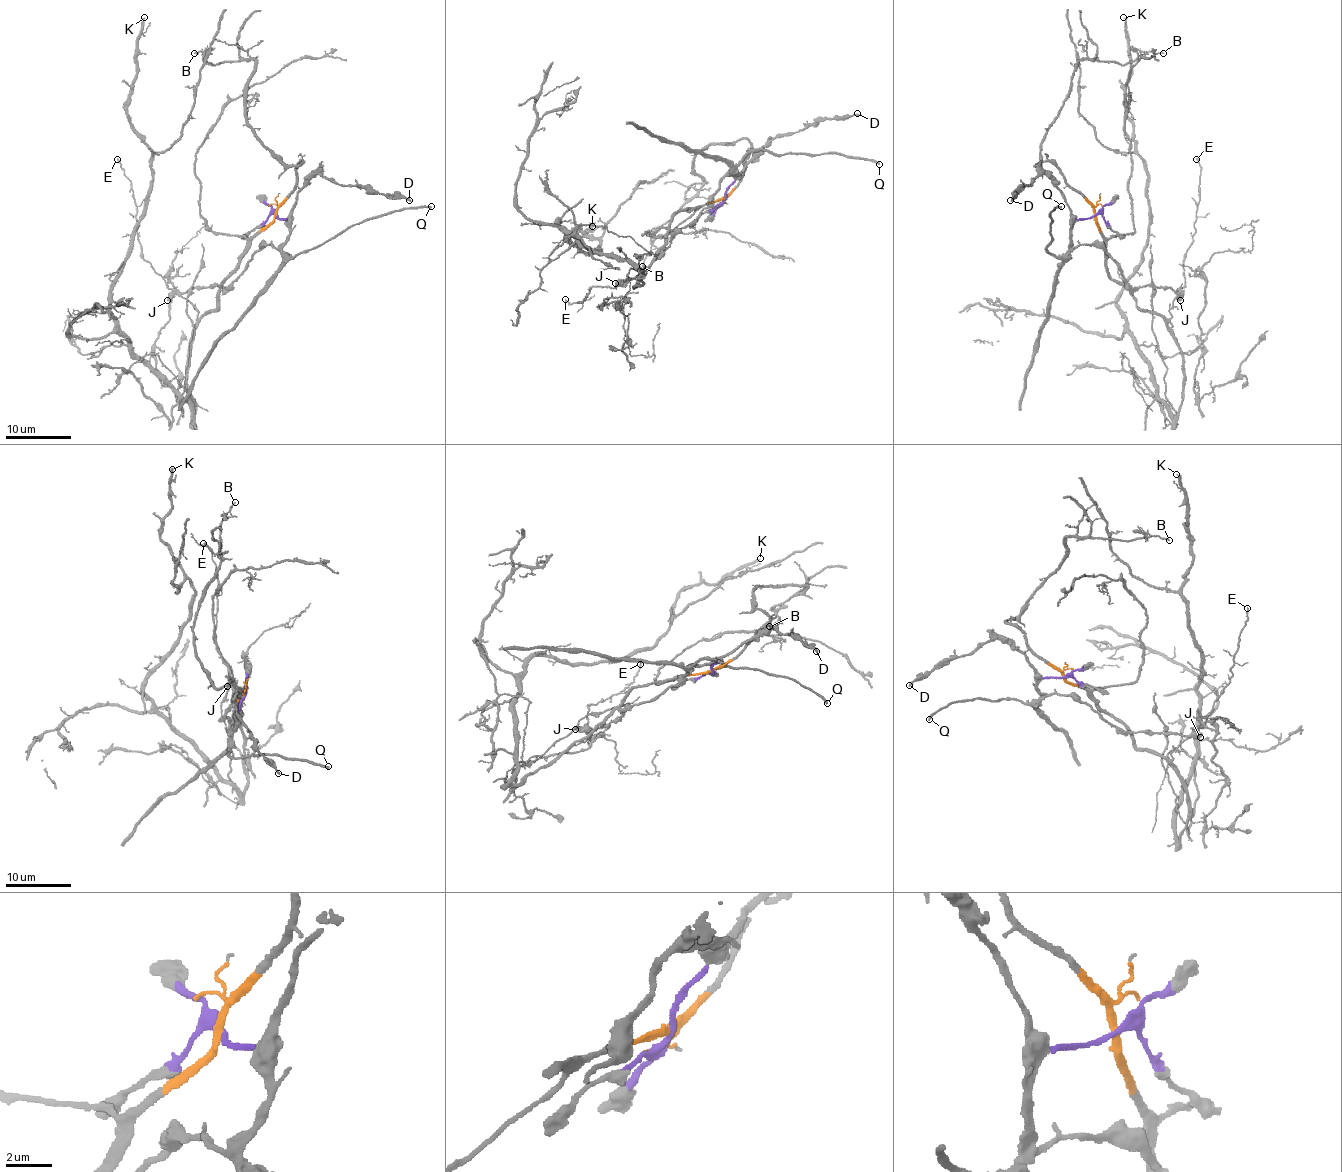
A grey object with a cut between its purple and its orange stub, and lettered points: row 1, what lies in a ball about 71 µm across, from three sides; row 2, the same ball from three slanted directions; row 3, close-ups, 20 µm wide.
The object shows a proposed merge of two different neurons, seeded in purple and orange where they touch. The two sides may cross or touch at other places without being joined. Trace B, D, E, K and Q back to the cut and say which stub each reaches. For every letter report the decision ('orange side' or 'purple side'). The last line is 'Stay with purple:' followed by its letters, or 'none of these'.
B: orange side
D: purple side
E: orange side
K: orange side
Q: purple side
Stay with purple: D, Q

